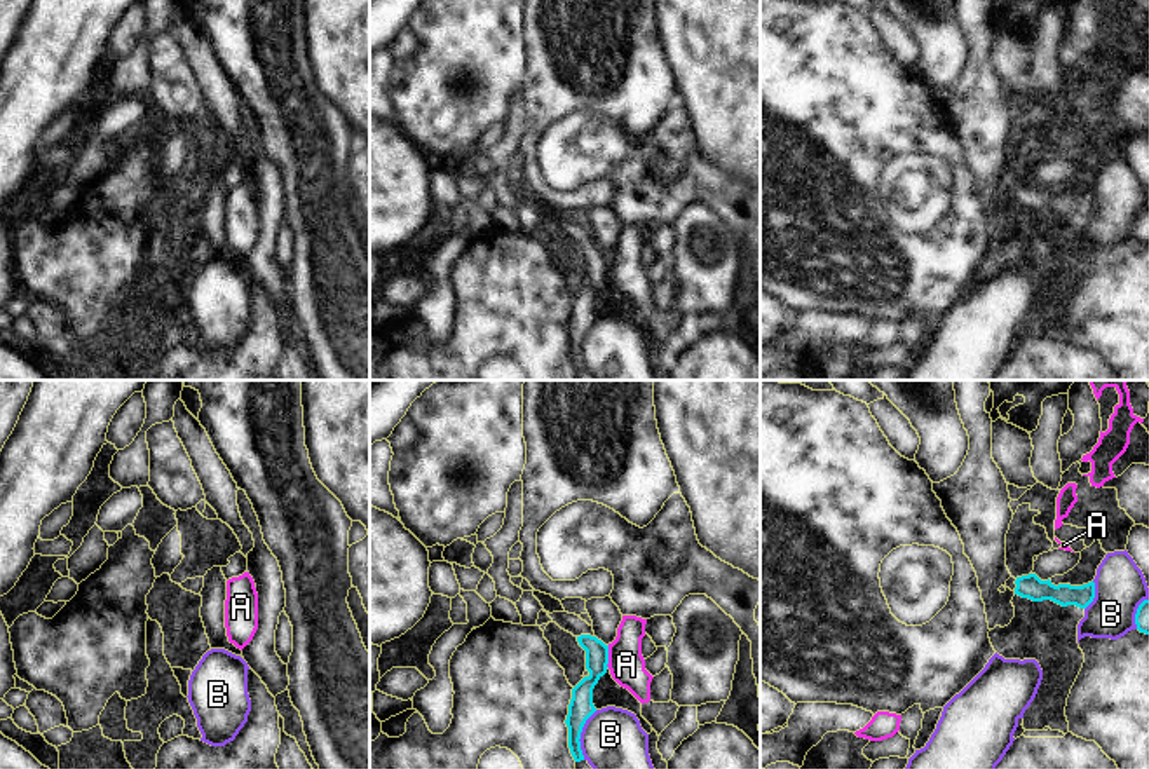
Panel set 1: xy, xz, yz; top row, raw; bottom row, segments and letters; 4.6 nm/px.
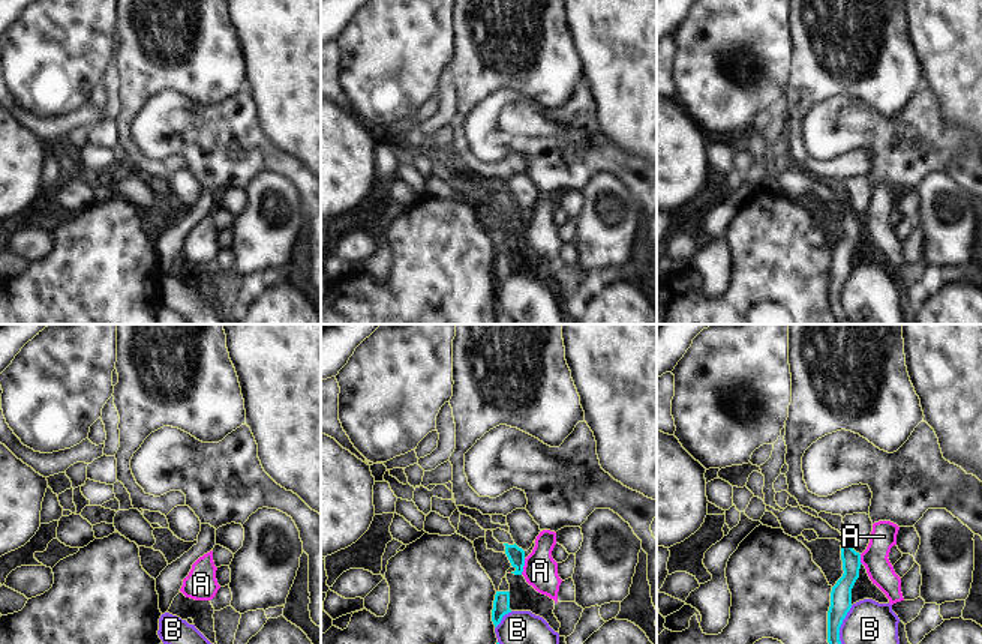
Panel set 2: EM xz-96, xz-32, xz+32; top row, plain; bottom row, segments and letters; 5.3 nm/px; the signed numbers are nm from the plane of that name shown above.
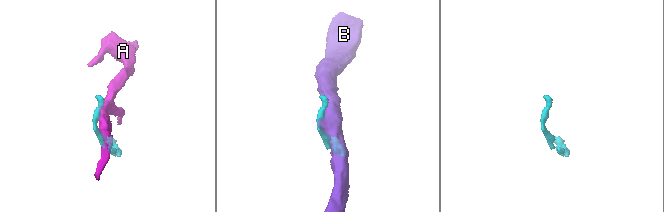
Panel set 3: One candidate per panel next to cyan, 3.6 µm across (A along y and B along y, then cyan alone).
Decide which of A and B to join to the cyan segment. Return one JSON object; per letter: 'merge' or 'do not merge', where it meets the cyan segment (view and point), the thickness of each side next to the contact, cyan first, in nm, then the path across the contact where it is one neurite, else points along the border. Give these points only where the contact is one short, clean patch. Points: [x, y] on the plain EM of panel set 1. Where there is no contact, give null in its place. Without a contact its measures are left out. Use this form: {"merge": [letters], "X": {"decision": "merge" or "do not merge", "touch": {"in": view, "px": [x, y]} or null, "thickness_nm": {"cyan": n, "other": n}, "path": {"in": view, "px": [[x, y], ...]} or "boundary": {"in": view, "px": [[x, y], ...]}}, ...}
{"merge": [], "A": {"decision": "do not merge", "touch": {"in": "xz", "px": [607, 265]}, "thickness_nm": {"cyan": 110, "other": 170}, "boundary": {"in": "xz", "px": [[609, 255], [607, 276]]}}, "B": {"decision": "do not merge", "touch": {"in": "xz", "px": [579, 344]}, "thickness_nm": {"cyan": 120, "other": 300}, "boundary": {"in": "xz", "px": [[597, 319], [586, 330], [581, 342], [579, 358], [583, 368]]}}}

